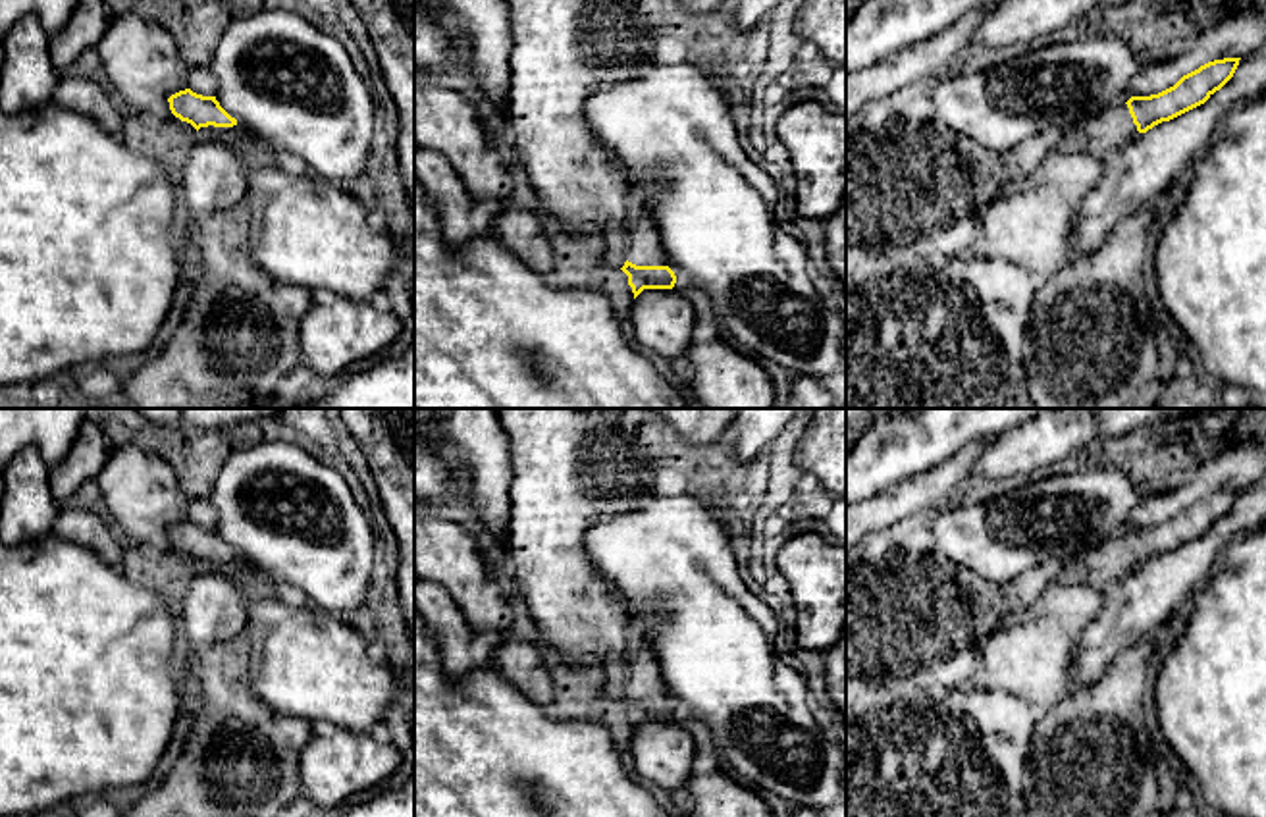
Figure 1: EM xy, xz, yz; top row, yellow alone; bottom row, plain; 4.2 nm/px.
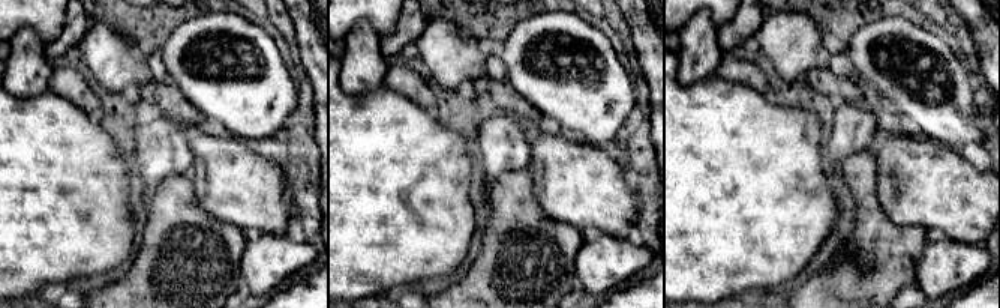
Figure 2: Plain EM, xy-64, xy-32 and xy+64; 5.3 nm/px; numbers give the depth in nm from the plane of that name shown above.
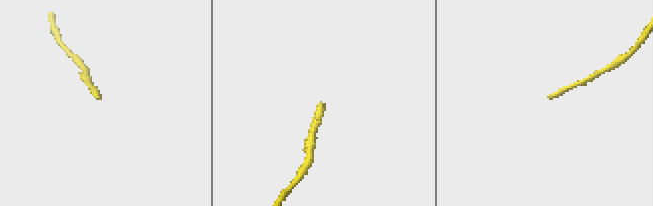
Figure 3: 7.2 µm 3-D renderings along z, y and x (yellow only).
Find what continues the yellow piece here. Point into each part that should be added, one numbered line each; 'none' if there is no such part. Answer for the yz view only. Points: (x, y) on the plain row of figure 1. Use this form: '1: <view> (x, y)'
1: yz (1103, 567)

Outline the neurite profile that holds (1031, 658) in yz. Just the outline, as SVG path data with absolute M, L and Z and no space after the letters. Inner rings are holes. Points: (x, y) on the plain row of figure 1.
M1052 580L1017 620L989 636L973 680L1021 698L1037 715L1060 705L1075 694L1073 646L1102 605L1102 592Z

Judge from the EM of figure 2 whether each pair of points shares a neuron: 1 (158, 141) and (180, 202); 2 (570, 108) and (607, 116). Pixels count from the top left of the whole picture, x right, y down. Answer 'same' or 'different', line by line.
1: same
2: same

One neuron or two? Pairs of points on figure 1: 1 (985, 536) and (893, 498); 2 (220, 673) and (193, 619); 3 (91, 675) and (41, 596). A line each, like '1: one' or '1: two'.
1: two
2: one
3: one

